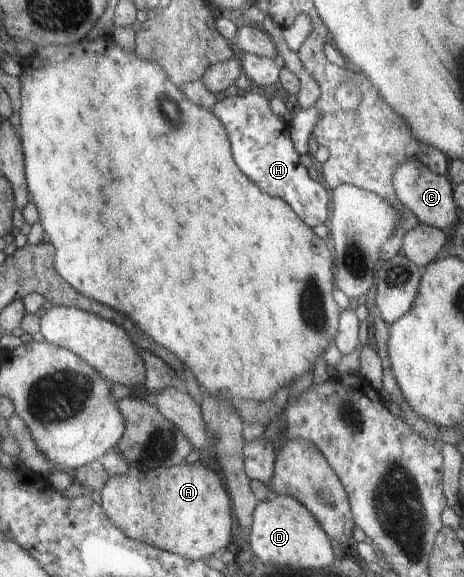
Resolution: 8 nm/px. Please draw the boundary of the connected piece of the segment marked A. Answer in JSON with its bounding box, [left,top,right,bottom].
[100,463,232,561]

